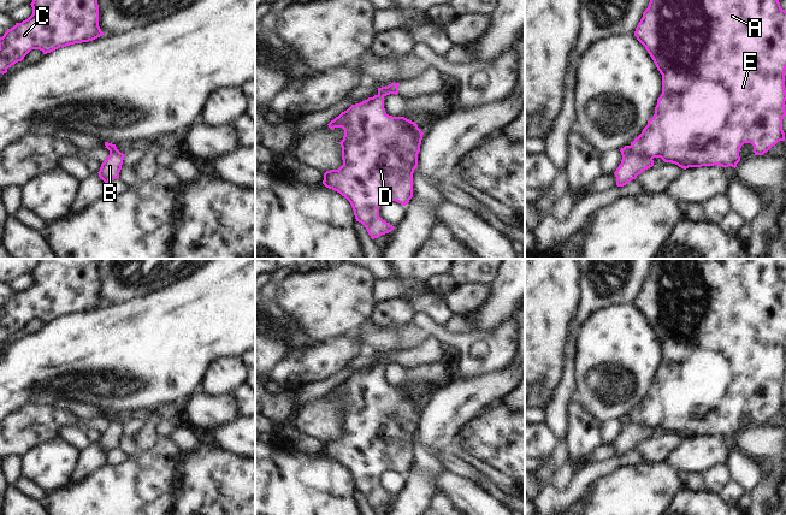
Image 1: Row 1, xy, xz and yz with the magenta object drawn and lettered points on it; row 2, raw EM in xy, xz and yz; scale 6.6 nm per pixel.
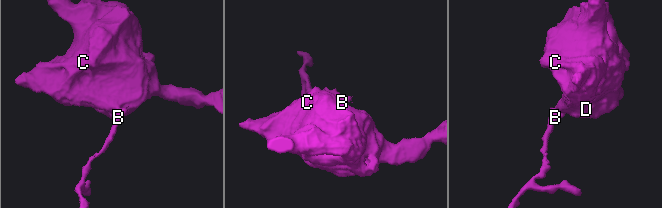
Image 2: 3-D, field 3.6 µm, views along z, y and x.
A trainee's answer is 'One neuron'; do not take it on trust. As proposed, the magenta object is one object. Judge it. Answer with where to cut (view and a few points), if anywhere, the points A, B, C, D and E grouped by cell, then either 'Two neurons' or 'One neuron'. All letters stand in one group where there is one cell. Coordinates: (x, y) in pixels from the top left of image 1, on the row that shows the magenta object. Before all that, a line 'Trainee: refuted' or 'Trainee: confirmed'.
Trainee: refuted
Split along yz (630, 146), (634, 152), (652, 158). Groups: A C D E / B. Two neurons

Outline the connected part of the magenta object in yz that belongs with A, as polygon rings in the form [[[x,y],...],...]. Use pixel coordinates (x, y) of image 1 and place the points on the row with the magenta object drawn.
[[[650,0],[636,28],[634,36],[645,47],[662,75],[662,94],[657,99],[655,114],[631,143],[634,153],[652,159],[661,158],[664,162],[675,164],[684,170],[714,165],[735,168],[740,161],[739,150],[744,143],[754,146],[755,155],[763,155],[778,142],[785,141],[782,119],[786,116],[786,11],[781,8],[779,0]]]

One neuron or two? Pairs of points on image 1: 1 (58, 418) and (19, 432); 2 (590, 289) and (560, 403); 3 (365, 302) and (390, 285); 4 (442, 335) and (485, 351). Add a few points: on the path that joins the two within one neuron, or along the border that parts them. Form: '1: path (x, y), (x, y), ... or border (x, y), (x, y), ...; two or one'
1: path (48, 420), (29, 426); one
2: path (579, 318), (568, 349), (568, 374); one
3: border (376, 279), (372, 285), (372, 299), (376, 302); two
4: path (453, 343), (462, 343), (474, 349); one

